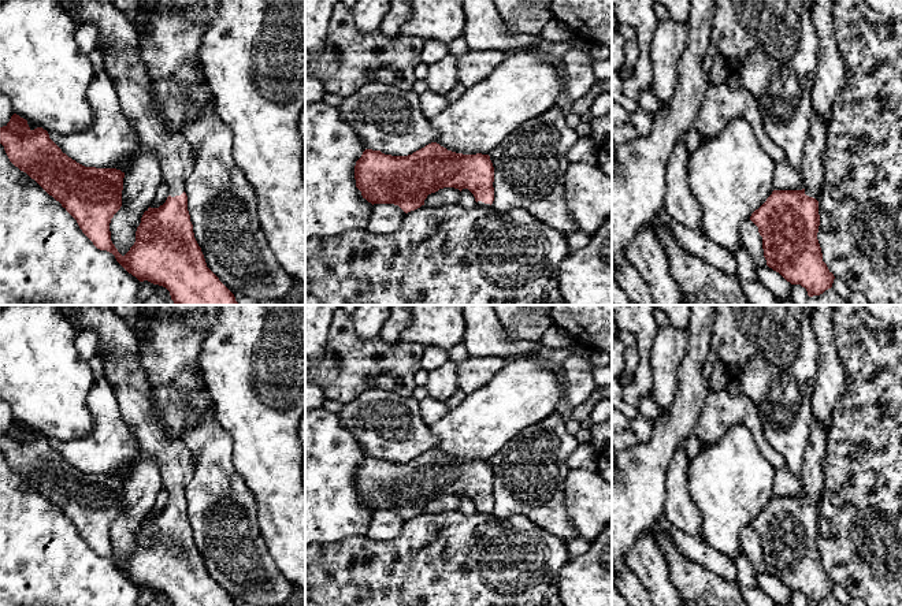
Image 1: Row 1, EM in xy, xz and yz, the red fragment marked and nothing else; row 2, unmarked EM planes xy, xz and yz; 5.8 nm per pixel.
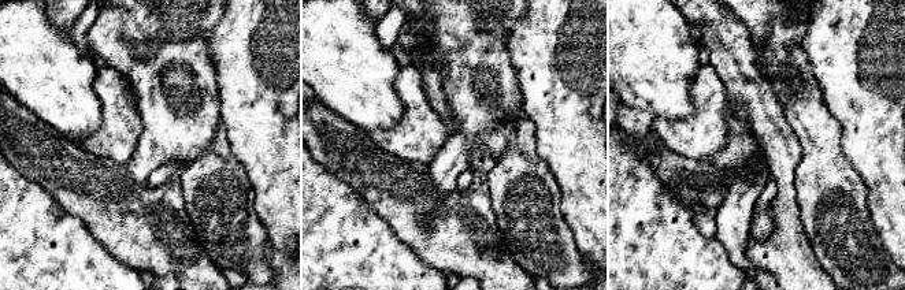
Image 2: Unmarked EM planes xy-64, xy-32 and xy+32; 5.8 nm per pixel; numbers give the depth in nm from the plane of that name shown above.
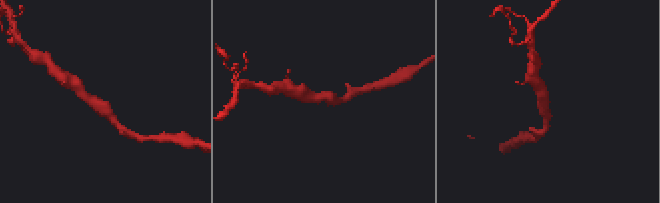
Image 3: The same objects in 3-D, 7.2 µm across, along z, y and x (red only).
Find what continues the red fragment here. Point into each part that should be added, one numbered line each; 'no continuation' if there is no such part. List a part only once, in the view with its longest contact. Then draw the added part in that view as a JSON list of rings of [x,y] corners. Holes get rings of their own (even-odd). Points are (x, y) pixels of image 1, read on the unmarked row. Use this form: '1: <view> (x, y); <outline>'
1: yz (812, 471); [[[816,419],[810,425],[801,479],[803,480],[805,501],[819,508],[821,498],[824,476],[823,458],[827,446],[827,430]]]

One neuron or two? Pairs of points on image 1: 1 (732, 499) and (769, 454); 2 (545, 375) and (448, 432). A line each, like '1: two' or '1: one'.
1: two
2: one

